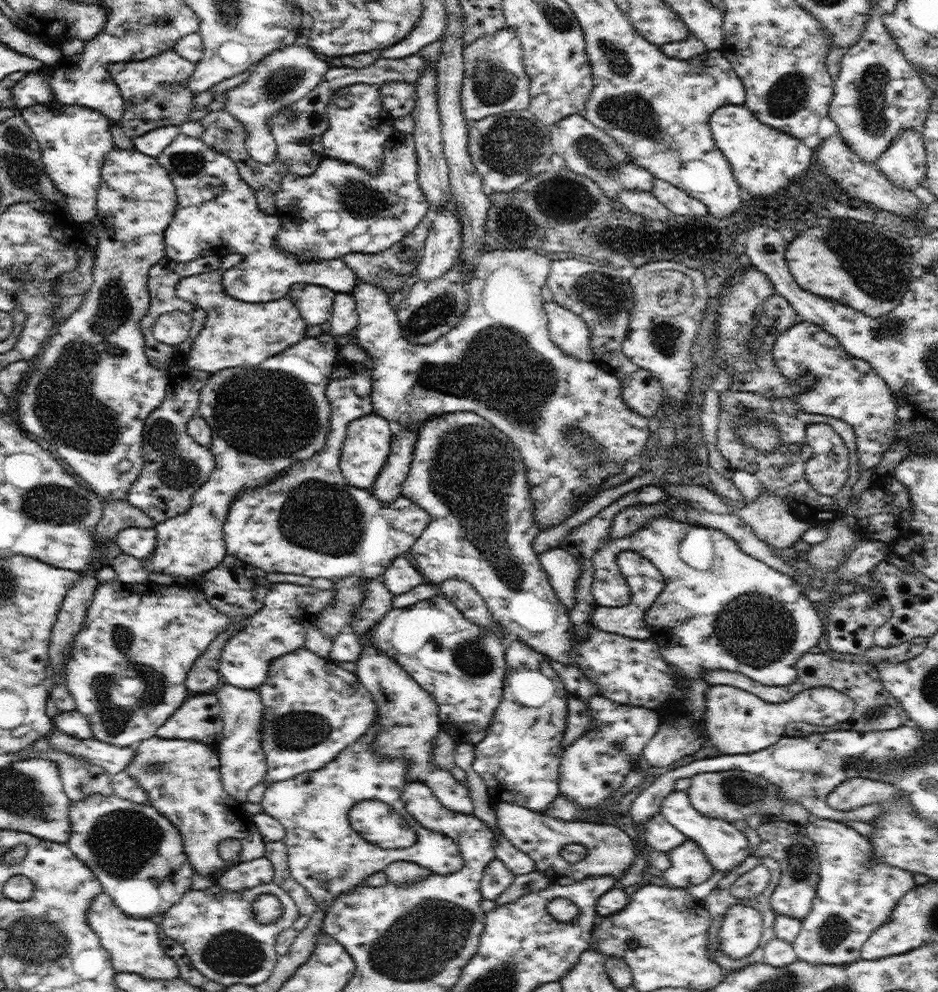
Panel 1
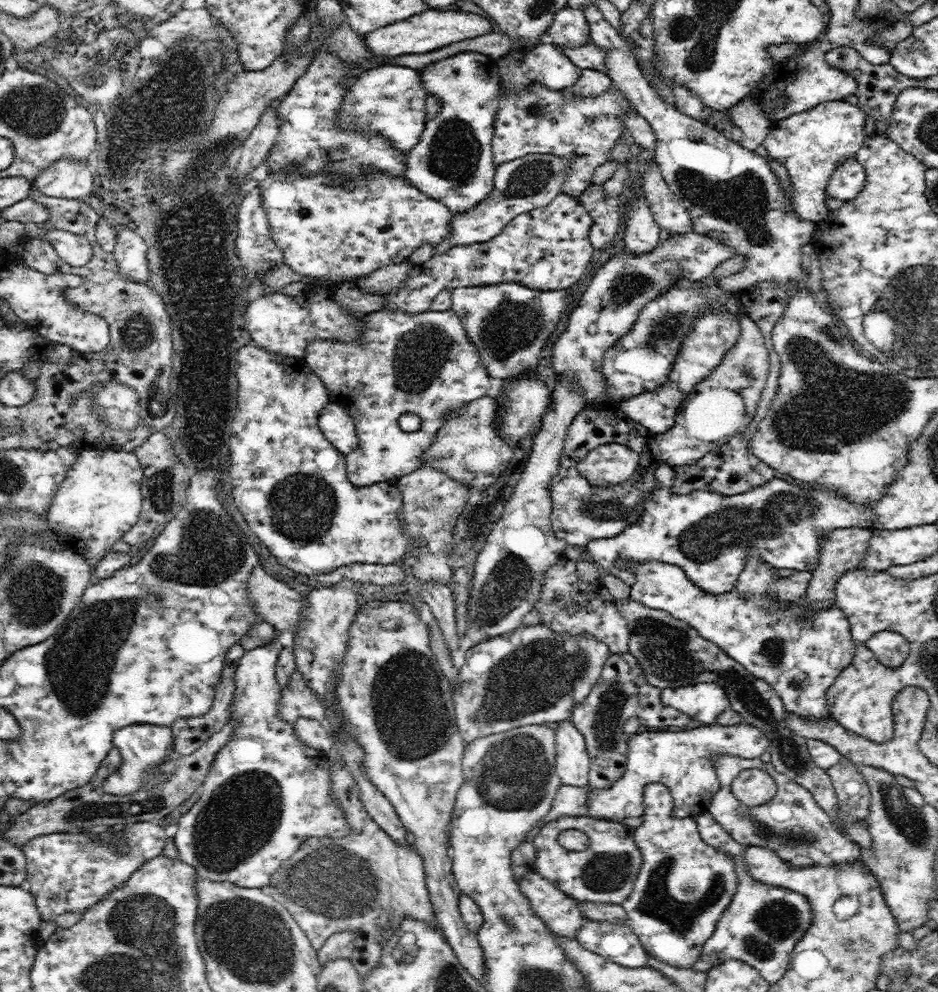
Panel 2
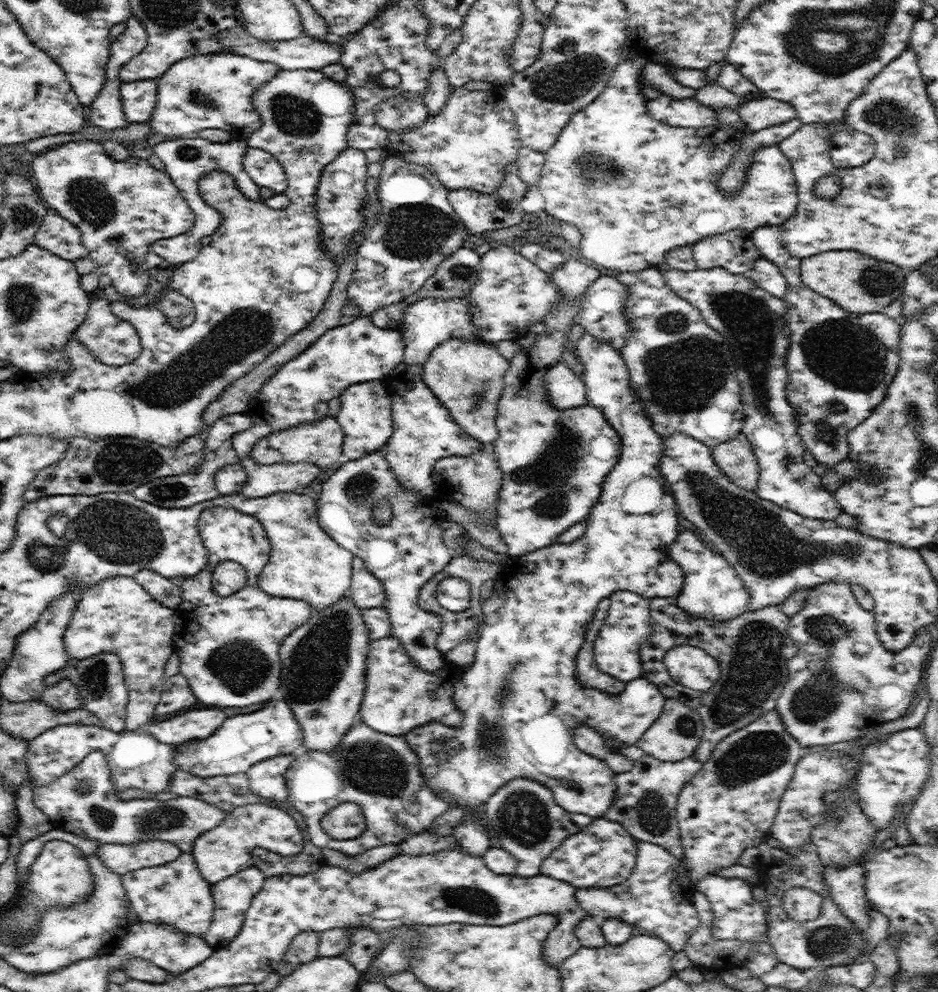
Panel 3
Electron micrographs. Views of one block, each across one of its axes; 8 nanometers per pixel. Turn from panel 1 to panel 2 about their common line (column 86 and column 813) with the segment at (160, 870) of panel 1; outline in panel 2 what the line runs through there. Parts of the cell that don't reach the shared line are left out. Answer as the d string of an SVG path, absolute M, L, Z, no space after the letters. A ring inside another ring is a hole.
M721 754L713 760L713 763L717 772L718 787L711 802L710 813L736 842L773 850L784 863L794 868L830 867L858 863L858 860L861 860L861 846L838 829L838 825L816 802L808 789L778 773L771 762L764 763L760 757L745 759ZM749 768L765 770L772 775L777 786L776 796L760 806L751 807L741 803L731 791L734 778L741 770Z

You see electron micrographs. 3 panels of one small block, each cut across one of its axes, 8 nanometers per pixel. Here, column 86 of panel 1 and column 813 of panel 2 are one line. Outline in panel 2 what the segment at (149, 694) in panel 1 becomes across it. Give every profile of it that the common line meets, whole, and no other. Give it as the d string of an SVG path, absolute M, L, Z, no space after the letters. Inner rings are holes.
M620 559L617 567L630 568L634 573L635 581L631 584L631 596L633 600L644 604L647 608L668 612L675 618L684 620L699 632L702 638L715 642L728 656L736 660L742 667L746 668L754 676L765 680L772 690L781 698L787 712L793 712L803 718L831 718L831 712L826 705L826 692L838 675L847 667L850 667L856 653L856 643L852 638L850 621L846 619L844 612L838 606L833 605L826 610L818 610L812 618L805 618L803 611L805 594L798 602L786 604L775 602L770 598L752 598L747 600L741 598L734 589L724 594L710 594L694 585L684 569L678 565L648 561L638 561L632 566L627 566L626 561Z

